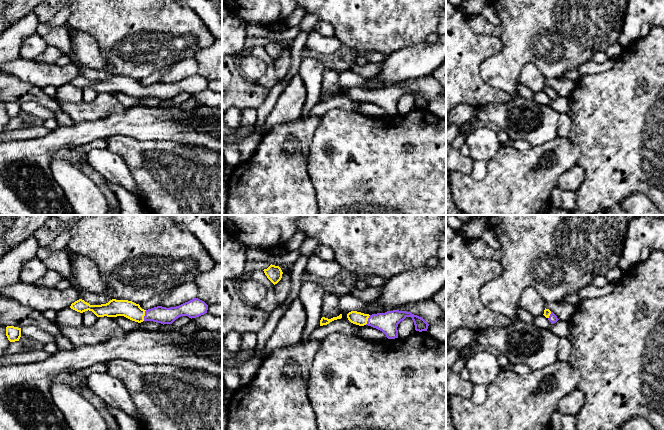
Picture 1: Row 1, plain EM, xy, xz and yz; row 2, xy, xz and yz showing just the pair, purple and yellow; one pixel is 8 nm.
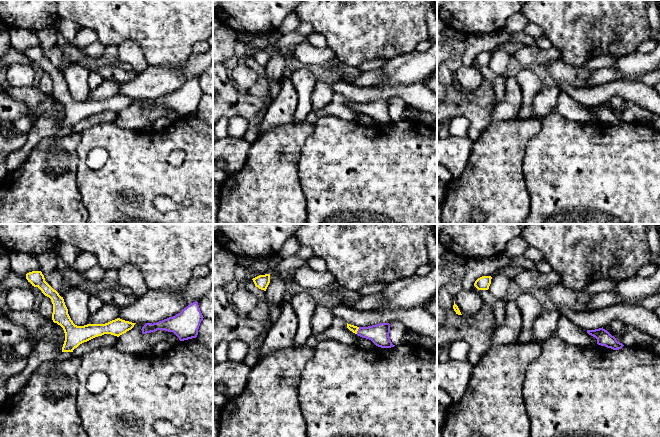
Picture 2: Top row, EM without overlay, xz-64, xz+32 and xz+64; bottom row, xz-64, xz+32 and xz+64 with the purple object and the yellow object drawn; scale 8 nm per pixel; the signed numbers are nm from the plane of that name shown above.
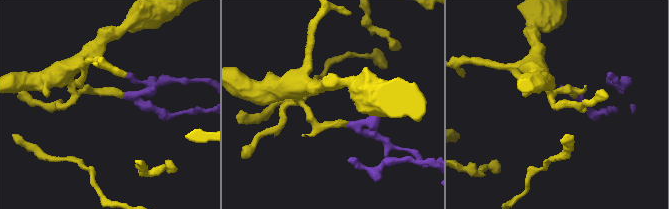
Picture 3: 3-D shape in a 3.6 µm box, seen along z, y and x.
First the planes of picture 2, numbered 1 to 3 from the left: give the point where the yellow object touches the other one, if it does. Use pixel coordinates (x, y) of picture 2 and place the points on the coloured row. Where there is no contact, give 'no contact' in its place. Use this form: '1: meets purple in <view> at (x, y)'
1: no contact
2: meets purple in xz+32 at (358, 330)
3: no contact

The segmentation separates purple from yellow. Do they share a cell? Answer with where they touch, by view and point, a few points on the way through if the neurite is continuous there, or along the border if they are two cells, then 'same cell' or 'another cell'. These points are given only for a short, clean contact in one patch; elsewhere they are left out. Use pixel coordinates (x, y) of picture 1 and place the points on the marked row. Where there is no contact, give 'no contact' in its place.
xy (145, 315) | across xy (159, 314), (145, 315), (138, 315), (128, 309) | same cell

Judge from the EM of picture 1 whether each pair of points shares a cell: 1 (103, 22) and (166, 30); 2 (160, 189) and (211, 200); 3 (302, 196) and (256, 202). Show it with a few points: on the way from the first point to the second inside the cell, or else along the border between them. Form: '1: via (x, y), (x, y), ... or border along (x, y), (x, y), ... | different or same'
1: via (119, 22), (135, 22), (141, 28), (150, 30) | same
2: via (173, 189), (186, 189), (198, 200) | same
3: via (291, 196), (280, 196), (271, 202), (267, 202) | same

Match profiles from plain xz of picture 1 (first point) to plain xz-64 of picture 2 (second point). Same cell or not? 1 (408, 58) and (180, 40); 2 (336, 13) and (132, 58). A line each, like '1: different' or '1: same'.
1: different
2: different

